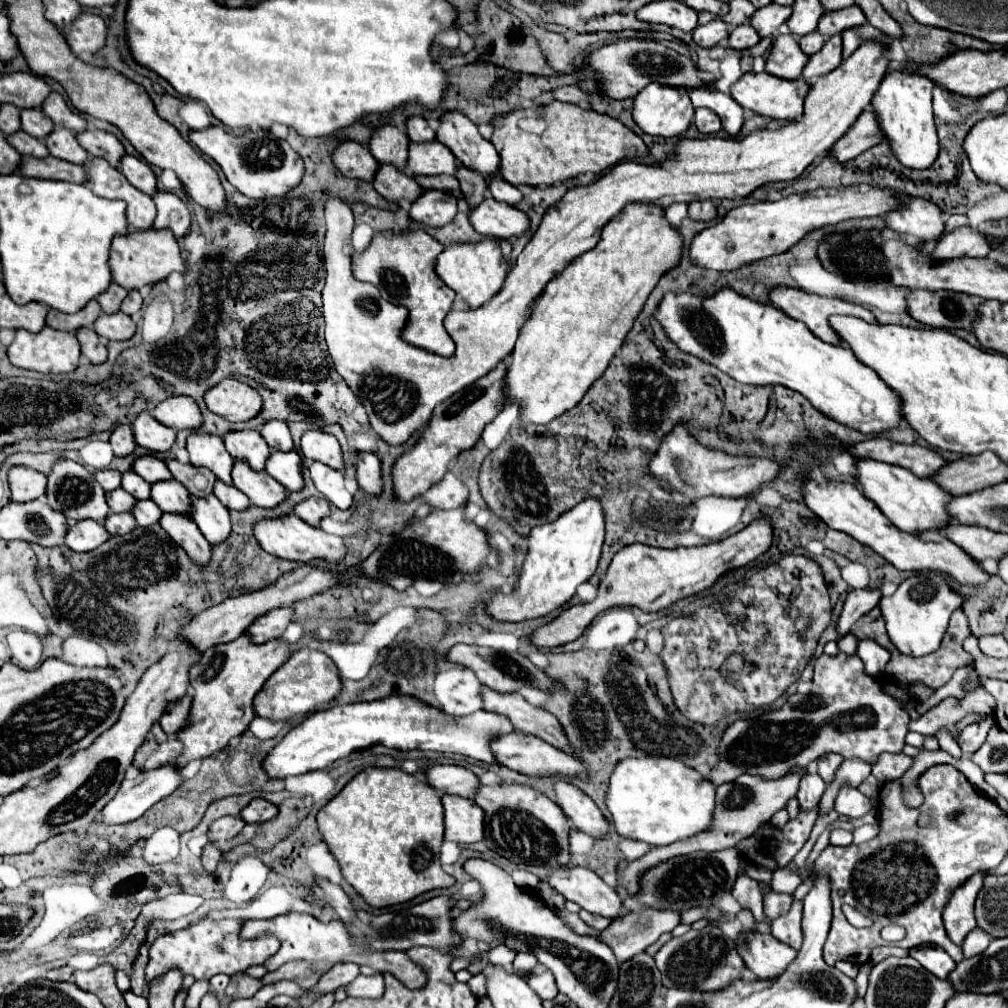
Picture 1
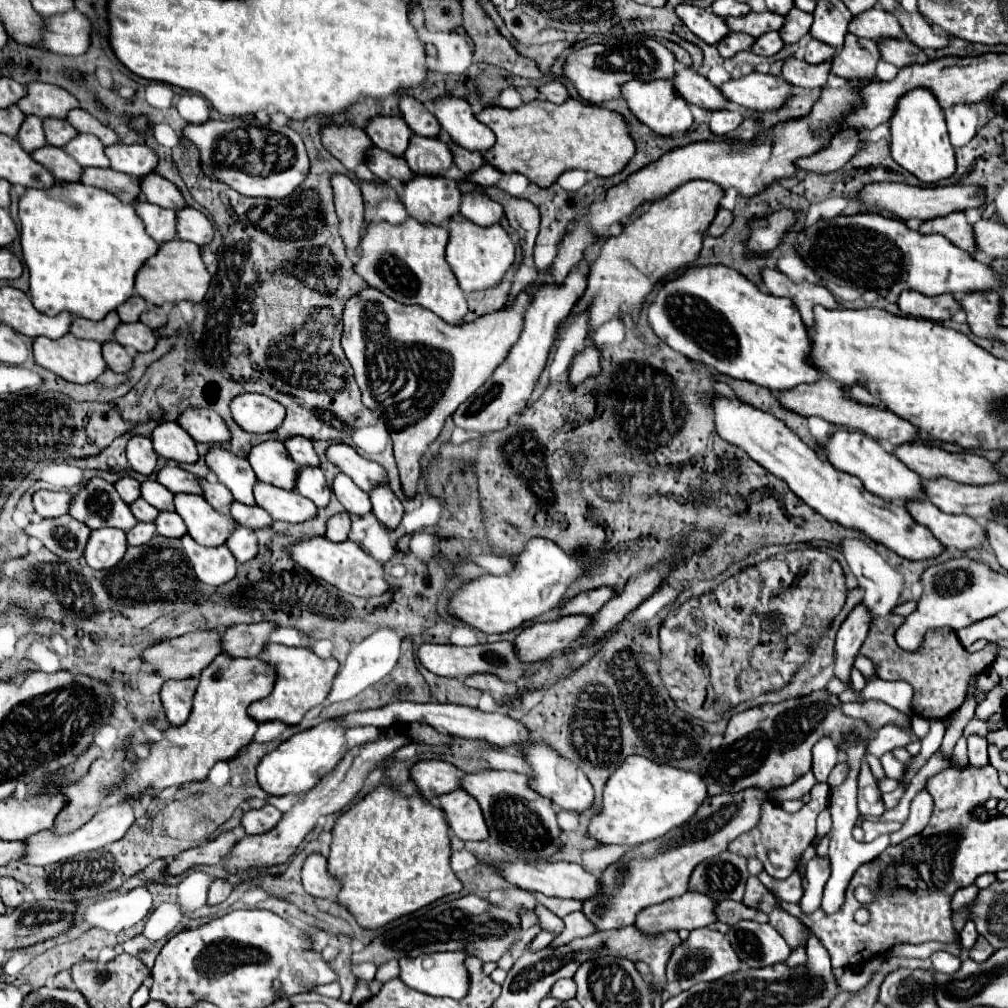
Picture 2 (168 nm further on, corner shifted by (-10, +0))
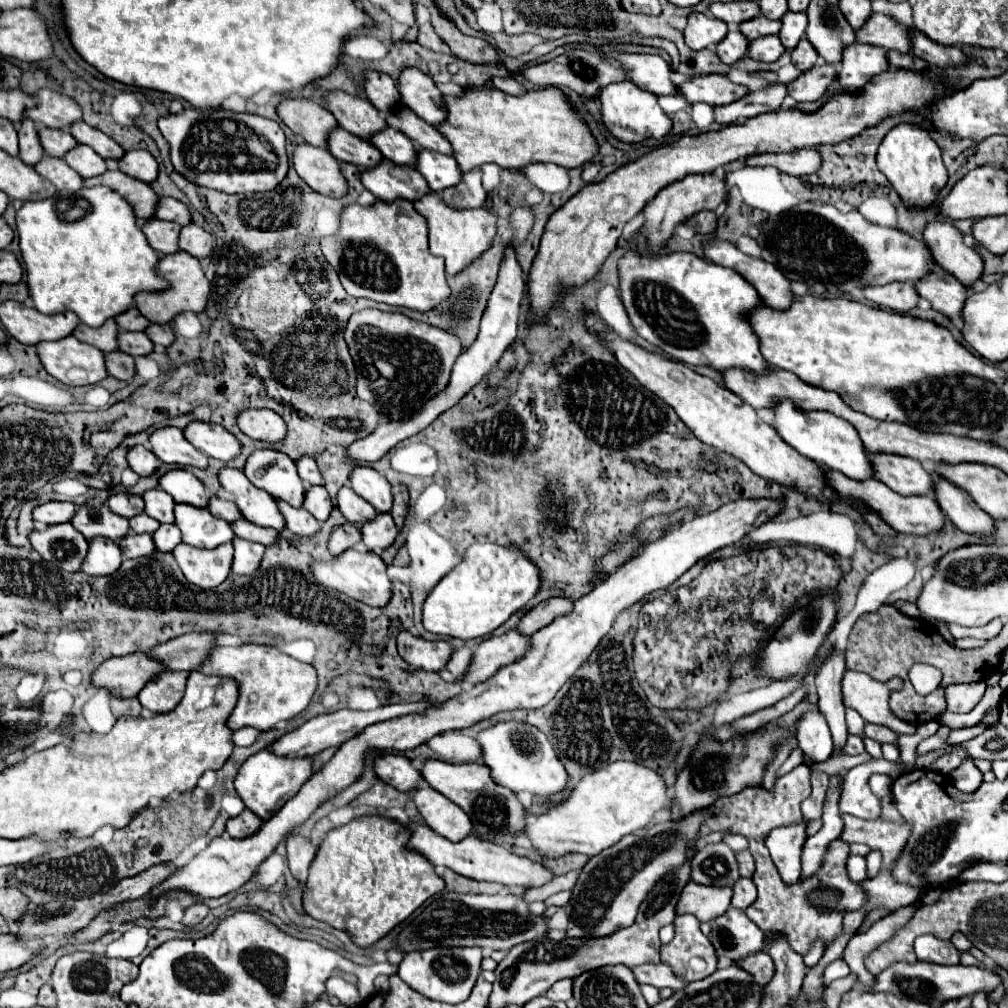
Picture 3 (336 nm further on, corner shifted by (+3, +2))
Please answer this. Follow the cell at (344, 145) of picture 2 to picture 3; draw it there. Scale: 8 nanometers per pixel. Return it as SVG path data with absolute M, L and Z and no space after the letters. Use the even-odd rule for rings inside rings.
M284 99L276 107L276 113L286 127L314 147L326 147L328 131L338 125L330 111L310 99Z

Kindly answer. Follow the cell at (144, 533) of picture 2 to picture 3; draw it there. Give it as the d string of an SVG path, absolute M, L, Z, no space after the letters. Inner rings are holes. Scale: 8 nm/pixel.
M126 535L120 543L120 549L122 549L122 555L124 557L146 557L146 555L152 555L156 551L156 545L152 541L150 535Z

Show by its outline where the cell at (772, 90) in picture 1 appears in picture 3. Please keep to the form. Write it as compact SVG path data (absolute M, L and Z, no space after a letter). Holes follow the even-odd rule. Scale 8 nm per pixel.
M702 75L692 77L678 85L678 95L684 97L688 103L708 103L708 105L728 105L732 101L738 101L748 93L746 87L734 85L728 81L726 75Z

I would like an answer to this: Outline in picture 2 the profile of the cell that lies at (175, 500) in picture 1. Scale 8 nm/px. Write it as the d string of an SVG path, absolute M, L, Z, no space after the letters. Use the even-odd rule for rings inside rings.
M175 495L173 503L187 525L189 535L201 545L223 545L235 527L235 519L213 511L203 495Z

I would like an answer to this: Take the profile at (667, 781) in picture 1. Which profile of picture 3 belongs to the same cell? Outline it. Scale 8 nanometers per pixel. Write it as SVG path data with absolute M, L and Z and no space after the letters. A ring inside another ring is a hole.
M614 761L604 769L584 775L570 797L552 805L546 813L530 815L522 835L530 839L532 849L544 859L558 859L568 853L594 857L618 843L624 835L646 827L666 803L668 787L656 771L630 761Z

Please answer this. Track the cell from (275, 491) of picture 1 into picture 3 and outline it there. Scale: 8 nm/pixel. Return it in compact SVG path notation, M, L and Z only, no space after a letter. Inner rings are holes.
M276 501L280 513L286 519L286 527L302 537L312 537L320 531L320 521L316 521L306 509L292 509L288 503L284 501Z

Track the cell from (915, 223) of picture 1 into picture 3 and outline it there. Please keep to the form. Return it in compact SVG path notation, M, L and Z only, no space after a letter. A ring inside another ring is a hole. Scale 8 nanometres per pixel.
M930 223L924 231L924 243L932 249L938 267L960 279L966 289L972 289L972 285L982 277L982 257L974 247L964 243L962 233L952 223Z

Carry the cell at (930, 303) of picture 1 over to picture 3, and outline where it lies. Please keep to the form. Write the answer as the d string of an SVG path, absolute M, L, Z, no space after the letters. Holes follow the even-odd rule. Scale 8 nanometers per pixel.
M892 283L892 285L884 285L884 287L868 287L862 289L864 297L884 309L892 309L892 311L900 311L906 313L912 307L916 307L916 301L920 299L914 283Z

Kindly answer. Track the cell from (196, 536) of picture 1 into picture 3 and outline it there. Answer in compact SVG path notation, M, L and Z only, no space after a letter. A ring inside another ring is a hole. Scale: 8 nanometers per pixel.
M180 543L174 551L174 557L186 581L208 591L226 581L232 569L234 547L232 543L228 543L206 551L206 549L192 549L190 545Z

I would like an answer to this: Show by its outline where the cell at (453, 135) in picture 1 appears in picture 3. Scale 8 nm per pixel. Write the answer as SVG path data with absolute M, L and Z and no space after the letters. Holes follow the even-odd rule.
M404 69L396 81L402 103L410 107L418 117L434 127L444 121L442 95L426 73L420 73L420 69Z

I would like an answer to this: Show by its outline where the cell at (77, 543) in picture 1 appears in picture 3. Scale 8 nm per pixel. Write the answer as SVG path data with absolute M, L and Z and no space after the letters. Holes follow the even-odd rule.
M96 537L90 541L88 557L82 563L82 571L92 577L104 577L116 573L122 565L122 551L120 547L104 537Z

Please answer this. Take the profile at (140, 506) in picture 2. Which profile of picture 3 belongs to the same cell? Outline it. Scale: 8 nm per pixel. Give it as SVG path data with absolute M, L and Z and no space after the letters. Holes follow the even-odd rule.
M142 513L140 517L132 517L130 519L130 527L134 533L148 533L148 535L154 535L156 529L160 527L160 523L152 517L148 517L146 513Z

